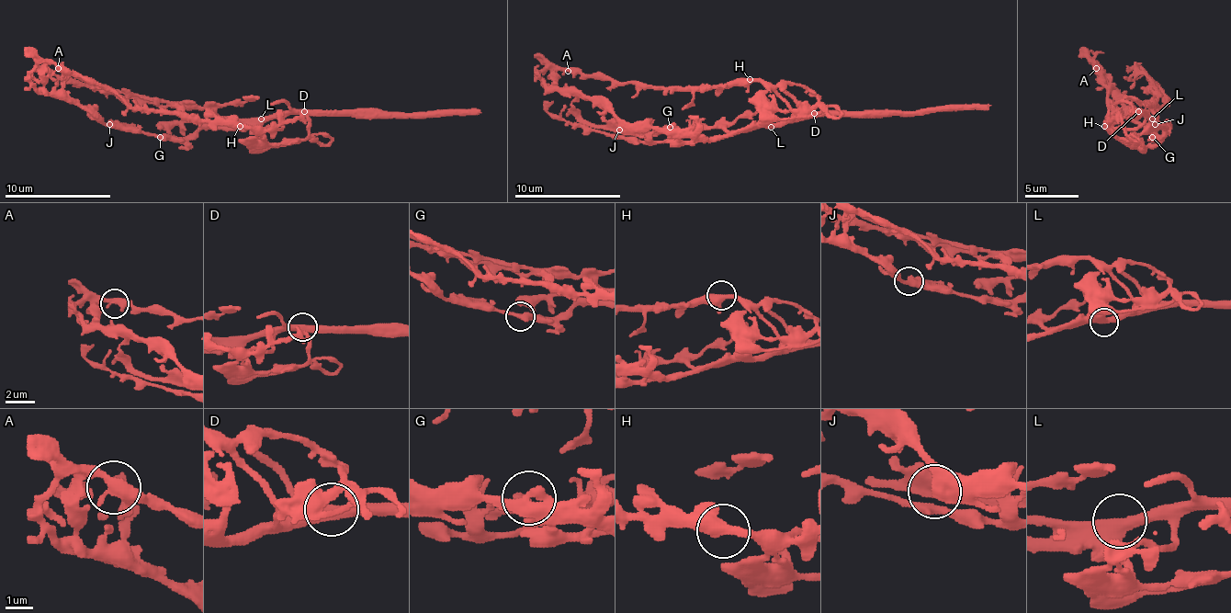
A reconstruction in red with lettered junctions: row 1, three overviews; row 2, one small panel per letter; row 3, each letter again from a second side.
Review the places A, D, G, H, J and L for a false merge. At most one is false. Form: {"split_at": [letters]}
{"split_at": []}

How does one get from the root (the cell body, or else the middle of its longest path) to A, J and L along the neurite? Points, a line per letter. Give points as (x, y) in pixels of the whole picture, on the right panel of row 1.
A: (1107, 126), (1112, 121), (1112, 102), (1107, 97), (1107, 89), (1101, 84), (1101, 75), (1096, 68)
J: (1107, 126), (1118, 137), (1134, 137), (1146, 129), (1163, 129), (1160, 137), (1155, 131), (1155, 124)
L: (1107, 126), (1118, 137), (1134, 137), (1152, 119)

